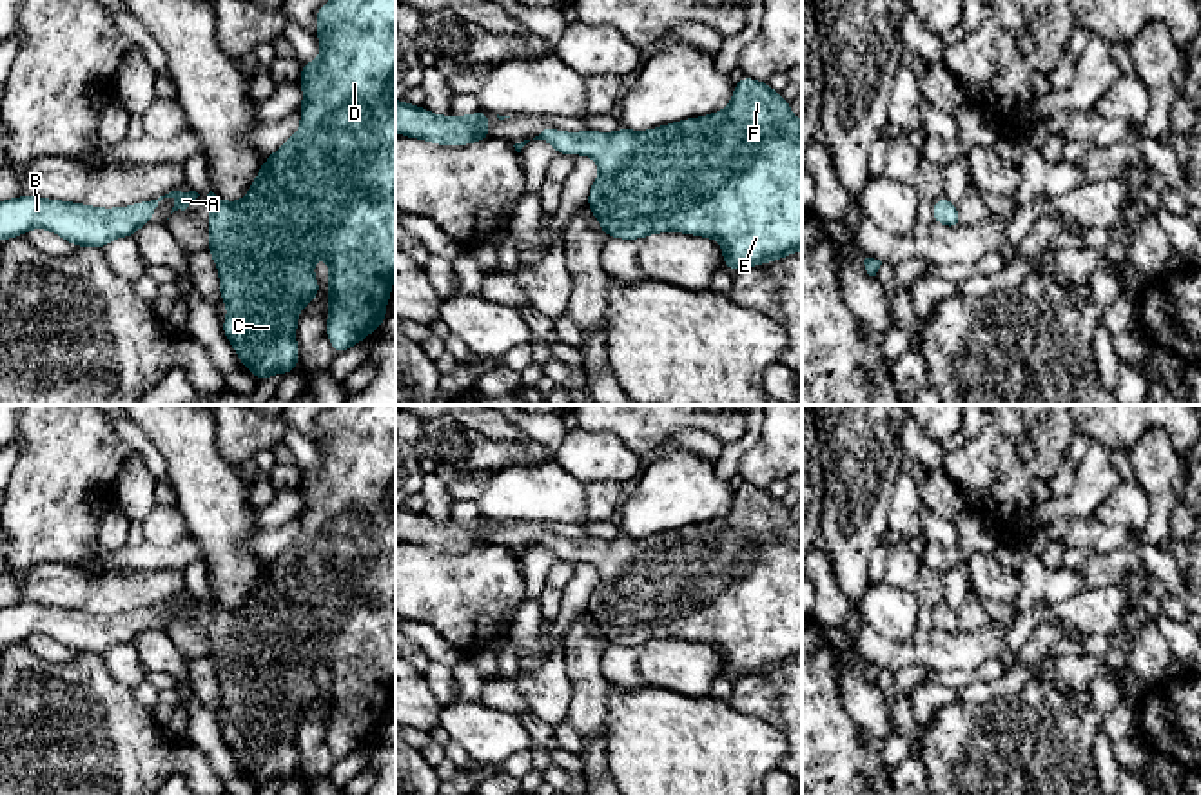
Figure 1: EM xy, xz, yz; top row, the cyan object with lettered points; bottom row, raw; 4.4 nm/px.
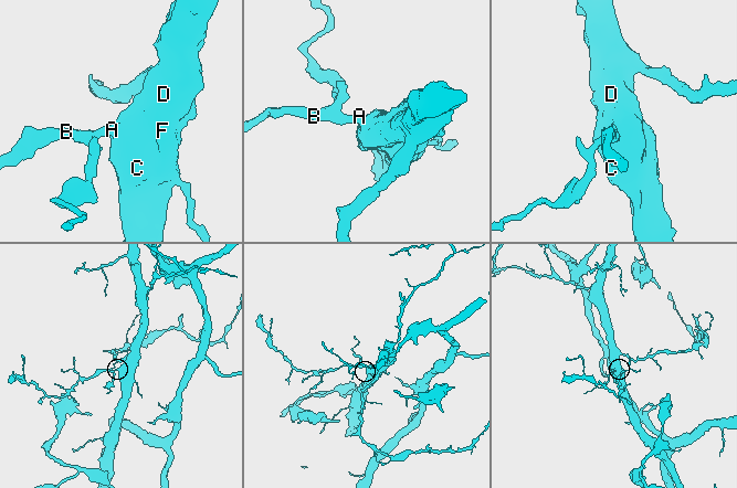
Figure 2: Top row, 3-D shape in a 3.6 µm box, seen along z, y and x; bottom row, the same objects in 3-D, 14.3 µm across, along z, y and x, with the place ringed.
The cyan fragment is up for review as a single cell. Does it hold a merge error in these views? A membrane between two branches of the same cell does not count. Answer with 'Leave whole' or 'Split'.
Leave whole

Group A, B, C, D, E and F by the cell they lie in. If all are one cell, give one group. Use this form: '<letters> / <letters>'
A B C D E F

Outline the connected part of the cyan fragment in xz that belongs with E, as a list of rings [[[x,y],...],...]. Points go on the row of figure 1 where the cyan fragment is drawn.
[[[744,76],[735,83],[726,109],[649,131],[544,129],[533,140],[544,140],[557,154],[588,154],[597,162],[599,176],[588,192],[586,205],[608,238],[639,240],[671,231],[715,238],[722,245],[722,265],[735,272],[802,250],[802,122],[793,116],[782,93],[775,93],[767,82]]]

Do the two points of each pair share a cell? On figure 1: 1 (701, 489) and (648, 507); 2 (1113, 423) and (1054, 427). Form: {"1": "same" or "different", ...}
{"1": "same", "2": "different"}

